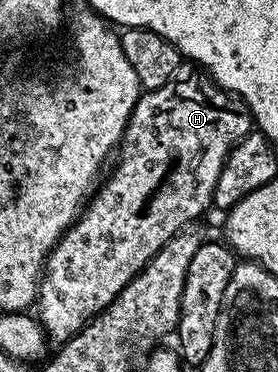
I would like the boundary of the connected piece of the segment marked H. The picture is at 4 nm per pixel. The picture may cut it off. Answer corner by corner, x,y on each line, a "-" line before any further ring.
183,64
175,68
175,76
171,76
163,88
142,93
131,112
119,147
119,154
129,158
129,166
137,182
125,182
124,172
115,171
109,178
113,190
98,189
86,201
77,221
66,228
53,245
53,251
45,258
37,288
35,314
50,343
67,341
69,335
81,331
89,319
104,312
121,289
153,259
155,252
159,252
159,248
171,240
171,236
178,234
185,226
196,223
196,218
213,206
215,180
219,180
219,172
223,172
227,156
254,126
253,116
245,107
244,100
217,85
196,64

